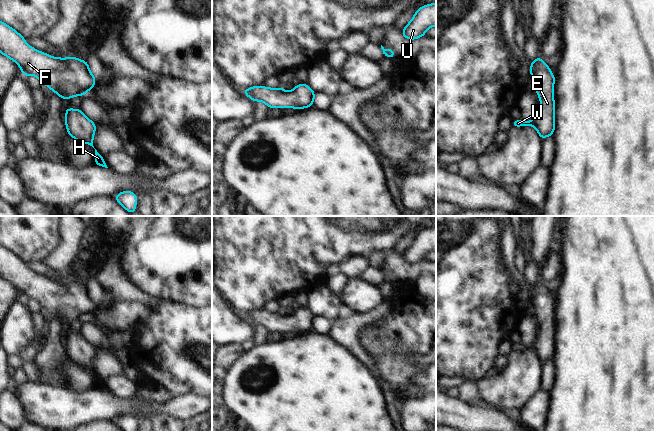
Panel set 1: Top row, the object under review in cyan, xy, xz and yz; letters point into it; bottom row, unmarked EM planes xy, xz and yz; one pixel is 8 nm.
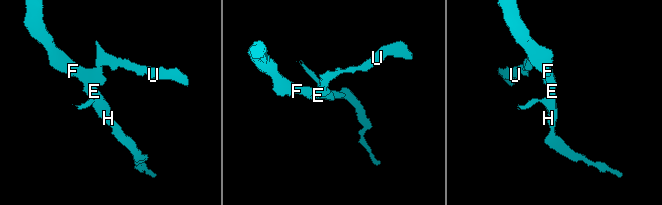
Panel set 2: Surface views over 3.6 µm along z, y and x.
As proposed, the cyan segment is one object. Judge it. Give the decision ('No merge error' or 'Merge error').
No merge error.

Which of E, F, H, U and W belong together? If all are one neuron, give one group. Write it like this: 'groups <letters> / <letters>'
groups E F H U W

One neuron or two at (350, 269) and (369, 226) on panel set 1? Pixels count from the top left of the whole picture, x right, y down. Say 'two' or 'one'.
two

